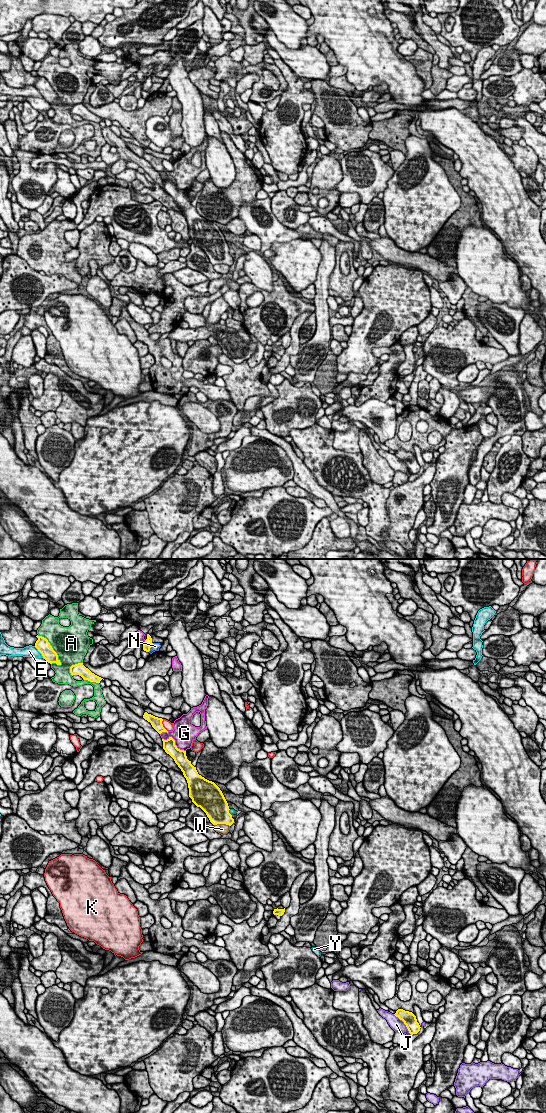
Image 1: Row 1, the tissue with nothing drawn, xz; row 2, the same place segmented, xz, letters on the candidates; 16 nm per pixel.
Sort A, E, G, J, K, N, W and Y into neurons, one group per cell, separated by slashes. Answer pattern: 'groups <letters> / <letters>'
groups A / E / G / J N / K / W / Y

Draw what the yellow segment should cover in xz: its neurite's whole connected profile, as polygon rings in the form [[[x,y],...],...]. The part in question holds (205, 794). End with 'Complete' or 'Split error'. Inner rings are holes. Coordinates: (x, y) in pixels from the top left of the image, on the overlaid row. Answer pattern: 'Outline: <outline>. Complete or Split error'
Outline: [[[172,737],[167,740],[162,739],[162,741],[163,749],[174,759],[187,780],[192,802],[206,813],[213,825],[231,826],[234,819],[229,813],[228,803],[220,788],[214,782],[198,774],[196,767],[187,759],[186,751],[178,749]]]. Complete

